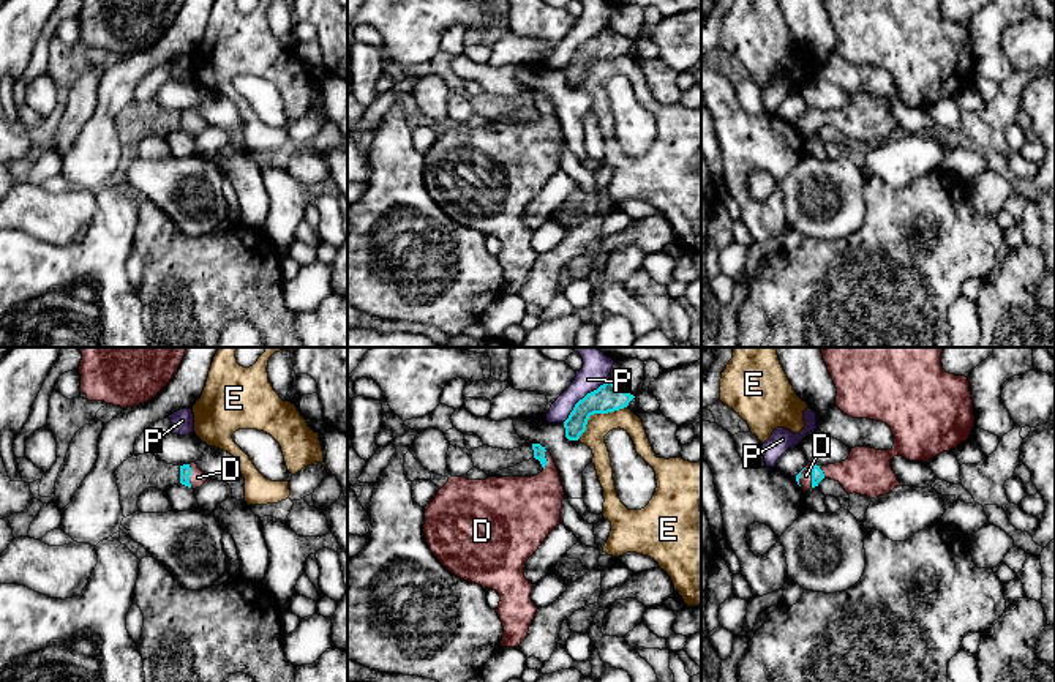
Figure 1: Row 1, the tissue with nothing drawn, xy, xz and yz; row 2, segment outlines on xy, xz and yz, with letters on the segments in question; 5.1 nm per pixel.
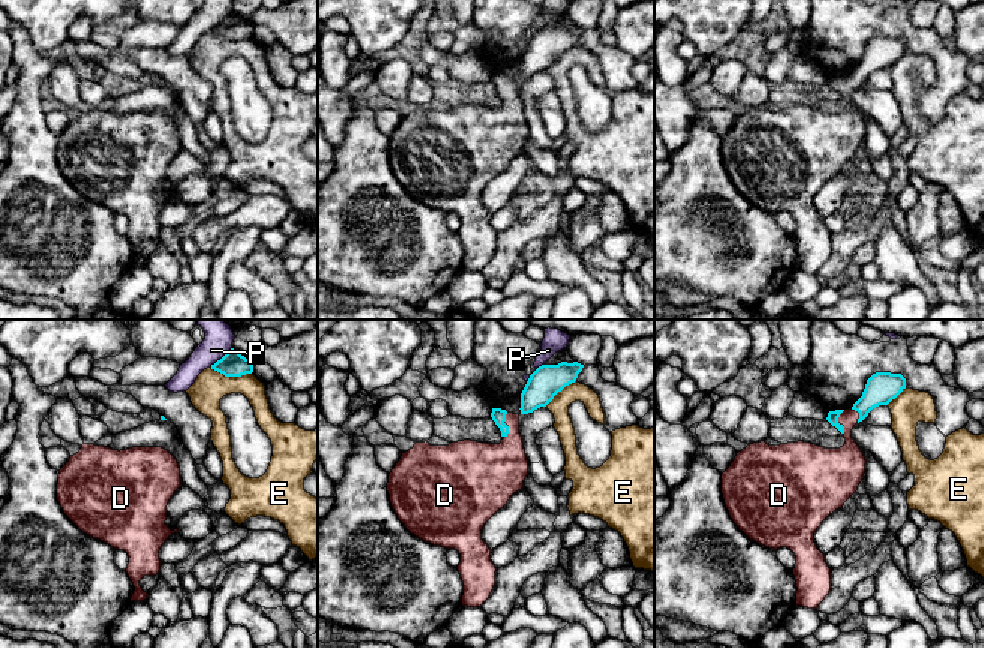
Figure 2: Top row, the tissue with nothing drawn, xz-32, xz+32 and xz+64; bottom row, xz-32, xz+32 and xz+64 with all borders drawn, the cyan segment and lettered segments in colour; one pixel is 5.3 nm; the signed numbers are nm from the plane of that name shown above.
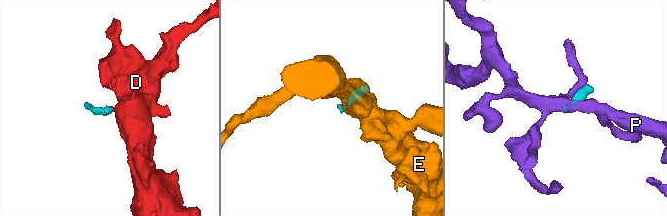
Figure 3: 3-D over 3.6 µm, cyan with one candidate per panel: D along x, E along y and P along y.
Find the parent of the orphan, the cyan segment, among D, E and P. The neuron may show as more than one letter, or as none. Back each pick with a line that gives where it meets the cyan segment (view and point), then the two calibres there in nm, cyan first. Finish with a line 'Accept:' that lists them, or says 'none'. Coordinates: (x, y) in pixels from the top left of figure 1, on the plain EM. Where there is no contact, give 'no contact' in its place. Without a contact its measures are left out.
D: contact xy (190, 120); calibres 60 and 80 nm
Accept: D

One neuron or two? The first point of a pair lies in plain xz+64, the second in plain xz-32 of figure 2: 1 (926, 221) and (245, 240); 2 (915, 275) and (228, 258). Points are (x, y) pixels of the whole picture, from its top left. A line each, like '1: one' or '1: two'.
1: one
2: two

